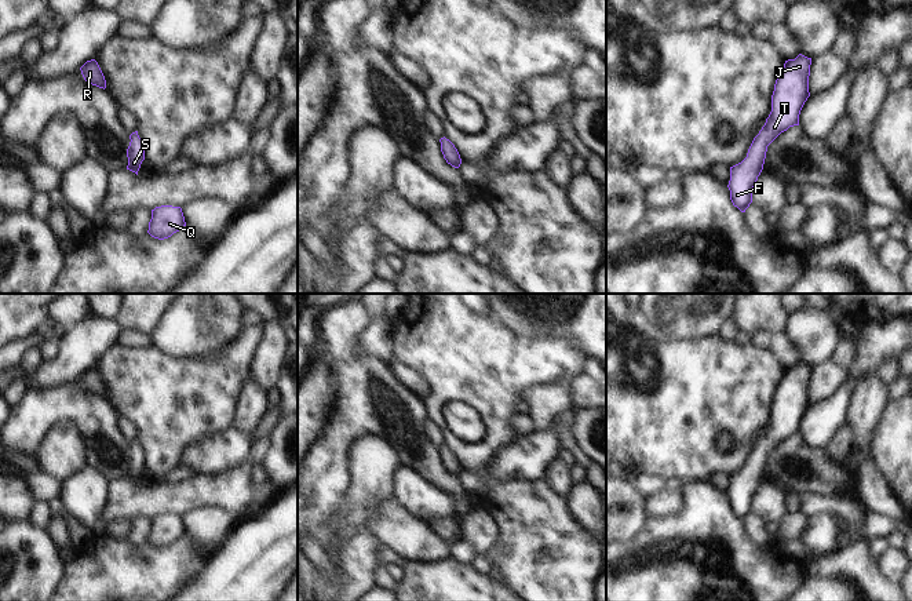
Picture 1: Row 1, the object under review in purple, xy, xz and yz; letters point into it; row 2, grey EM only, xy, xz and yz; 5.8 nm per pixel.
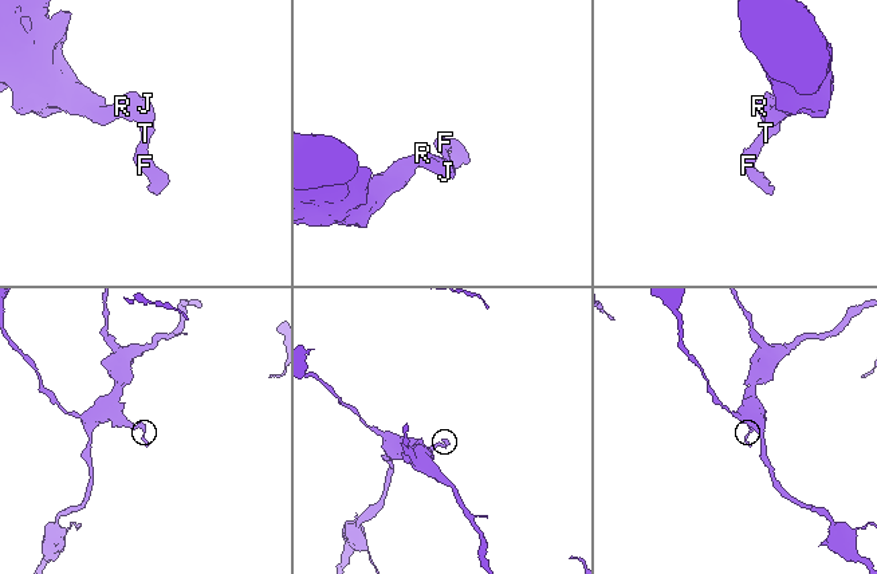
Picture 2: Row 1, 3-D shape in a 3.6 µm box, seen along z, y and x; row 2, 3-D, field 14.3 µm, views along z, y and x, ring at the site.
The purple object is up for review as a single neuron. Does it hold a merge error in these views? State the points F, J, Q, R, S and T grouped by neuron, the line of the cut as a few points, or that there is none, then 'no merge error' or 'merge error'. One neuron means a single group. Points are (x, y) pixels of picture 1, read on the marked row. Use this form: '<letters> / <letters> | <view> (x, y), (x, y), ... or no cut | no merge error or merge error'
F J Q R S T | no cut | no merge error

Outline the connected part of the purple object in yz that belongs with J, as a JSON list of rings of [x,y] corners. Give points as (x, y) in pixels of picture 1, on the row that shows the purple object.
[[[799,54],[784,63],[771,95],[771,112],[754,138],[747,157],[730,167],[730,200],[741,212],[752,203],[752,189],[760,175],[767,146],[789,127],[799,125],[800,110],[810,96],[809,76],[811,58]]]

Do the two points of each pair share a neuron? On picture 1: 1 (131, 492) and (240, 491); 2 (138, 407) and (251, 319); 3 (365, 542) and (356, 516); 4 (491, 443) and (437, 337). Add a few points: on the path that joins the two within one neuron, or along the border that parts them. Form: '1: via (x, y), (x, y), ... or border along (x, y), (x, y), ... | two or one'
1: via (159, 495), (189, 495), (197, 491), (212, 491) | one
2: border along (255, 324), (244, 327) | two
3: border along (365, 530), (357, 532) | two
4: via (493, 416), (493, 393), (463, 363) | one

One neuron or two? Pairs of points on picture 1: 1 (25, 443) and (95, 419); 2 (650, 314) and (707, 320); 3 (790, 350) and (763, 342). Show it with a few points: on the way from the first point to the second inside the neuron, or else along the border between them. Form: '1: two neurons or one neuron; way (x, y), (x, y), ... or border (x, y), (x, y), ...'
1: one neuron; way (42, 425), (51, 415), (77, 415)
2: one neuron; way (664, 314), (693, 314)
3: one neuron; way (783, 348), (779, 343), (770, 342)

